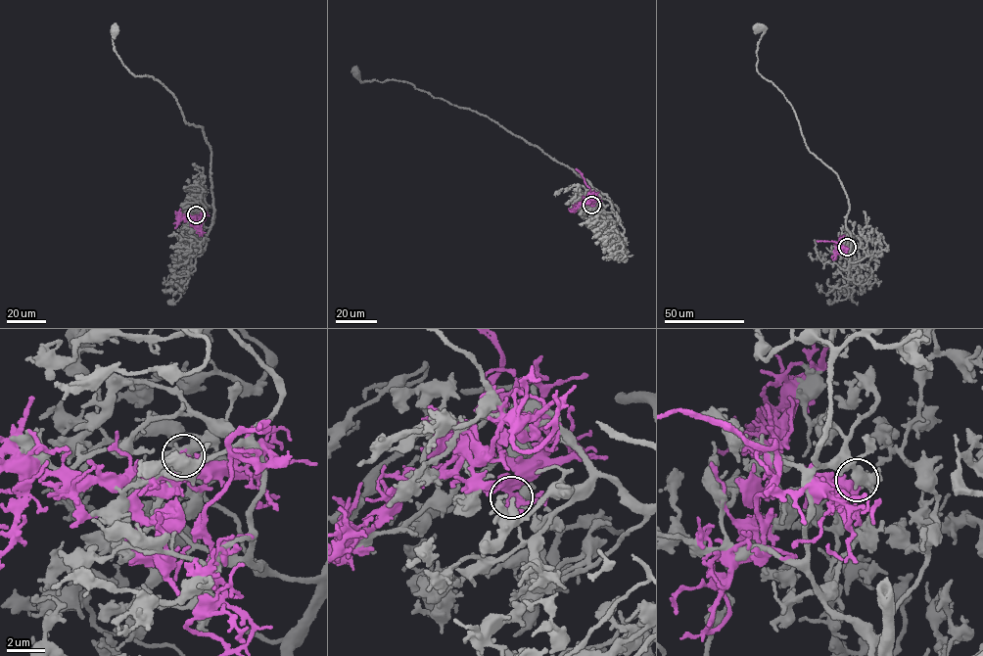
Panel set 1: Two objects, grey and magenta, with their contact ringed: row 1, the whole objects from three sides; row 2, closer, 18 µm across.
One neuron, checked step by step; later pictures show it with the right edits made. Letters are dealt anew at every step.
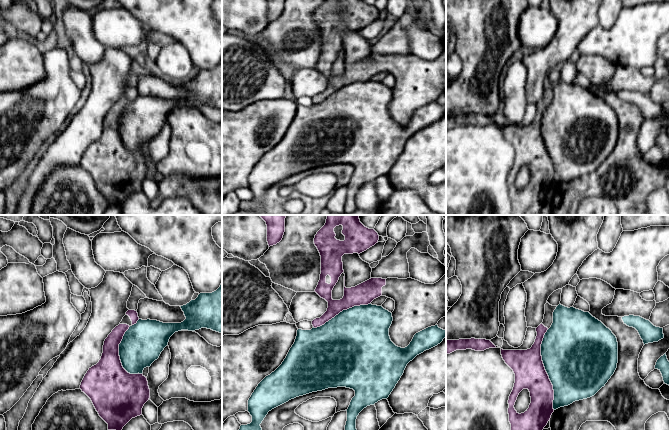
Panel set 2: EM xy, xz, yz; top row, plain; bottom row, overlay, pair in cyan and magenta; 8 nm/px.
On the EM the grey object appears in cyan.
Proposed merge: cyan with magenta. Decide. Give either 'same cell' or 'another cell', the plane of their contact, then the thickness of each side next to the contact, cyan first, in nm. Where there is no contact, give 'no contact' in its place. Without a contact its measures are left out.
another cell | yz | 500/260 nm

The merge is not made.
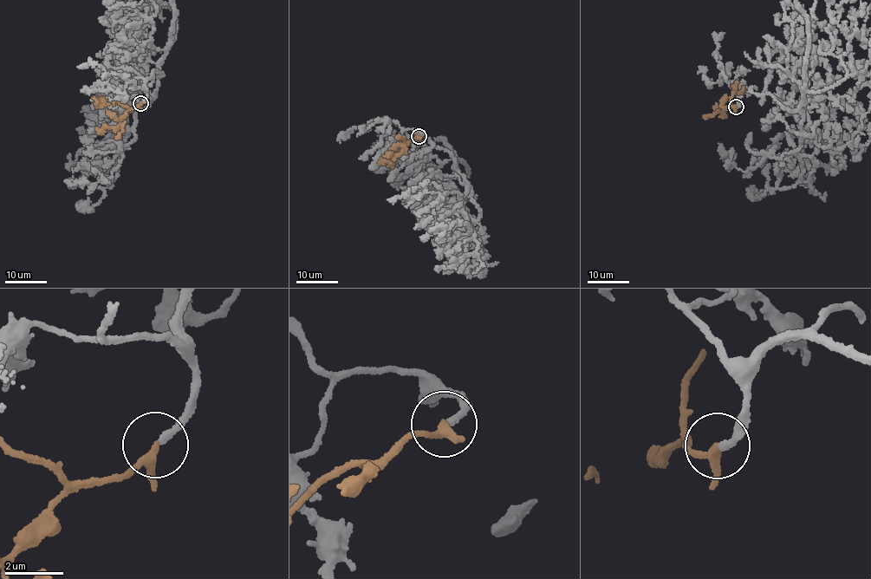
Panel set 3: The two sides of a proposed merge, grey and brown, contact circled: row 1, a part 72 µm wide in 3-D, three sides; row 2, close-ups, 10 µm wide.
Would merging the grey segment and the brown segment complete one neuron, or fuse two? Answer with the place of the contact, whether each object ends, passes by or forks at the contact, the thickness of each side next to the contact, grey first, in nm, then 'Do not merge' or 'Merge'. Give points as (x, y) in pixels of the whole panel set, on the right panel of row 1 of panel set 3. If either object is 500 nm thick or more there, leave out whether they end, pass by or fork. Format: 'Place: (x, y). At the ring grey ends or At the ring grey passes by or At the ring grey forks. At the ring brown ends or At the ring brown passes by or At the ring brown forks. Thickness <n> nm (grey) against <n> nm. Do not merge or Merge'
Place: (736, 107). At the ring grey ends. At the ring brown passes by. Thickness 220 nm (grey) against 240 nm. Merge

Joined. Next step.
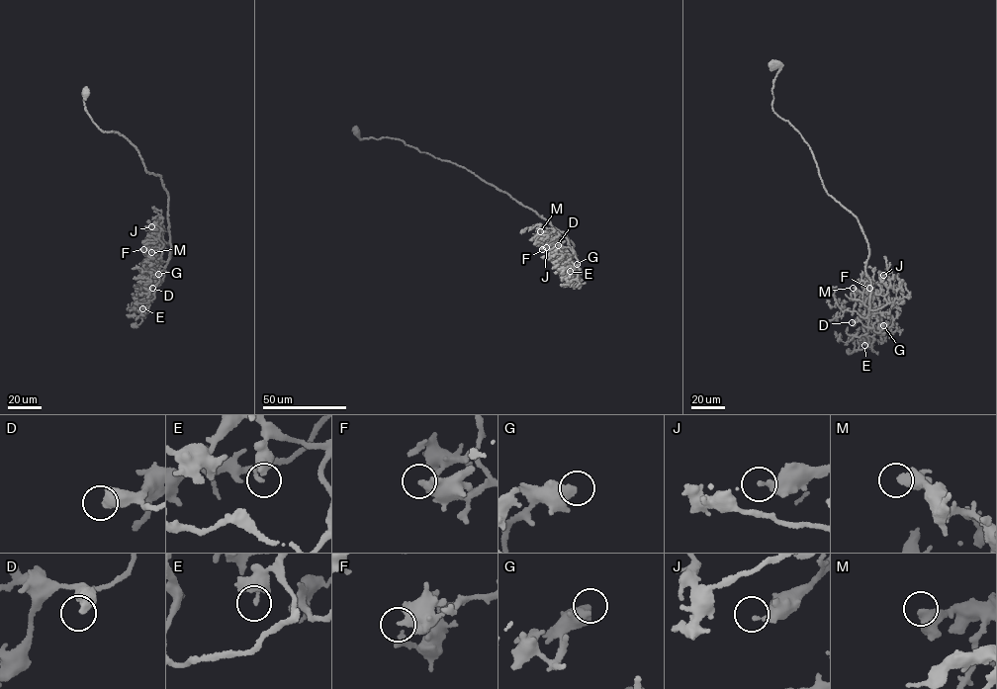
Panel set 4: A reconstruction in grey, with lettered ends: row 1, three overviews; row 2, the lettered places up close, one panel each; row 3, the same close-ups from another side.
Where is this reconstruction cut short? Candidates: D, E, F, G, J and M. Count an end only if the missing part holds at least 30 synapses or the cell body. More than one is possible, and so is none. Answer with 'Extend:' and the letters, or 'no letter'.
Extend: D, M

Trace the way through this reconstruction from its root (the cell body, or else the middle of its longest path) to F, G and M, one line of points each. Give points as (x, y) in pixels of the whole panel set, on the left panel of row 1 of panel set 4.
F: (86, 93), (94, 124), (129, 140), (168, 195), (170, 258), (143, 249)
G: (86, 93), (94, 124), (129, 140), (168, 195), (170, 254), (160, 283), (154, 280), (158, 274)
M: (86, 93), (94, 124), (124, 136), (145, 170), (160, 177), (170, 254), (165, 262), (160, 249), (151, 252)

